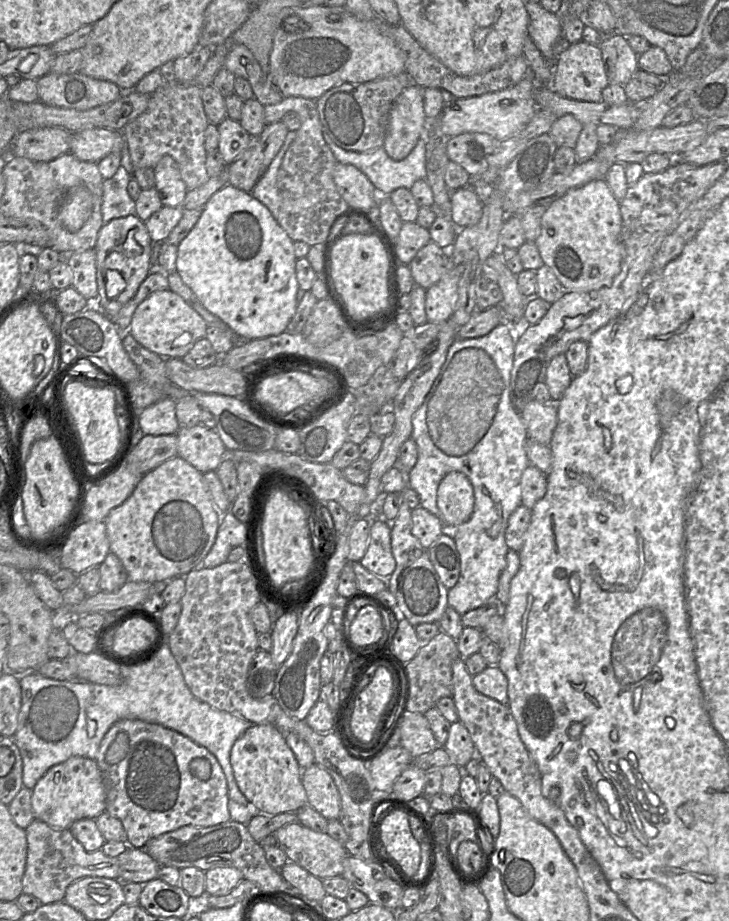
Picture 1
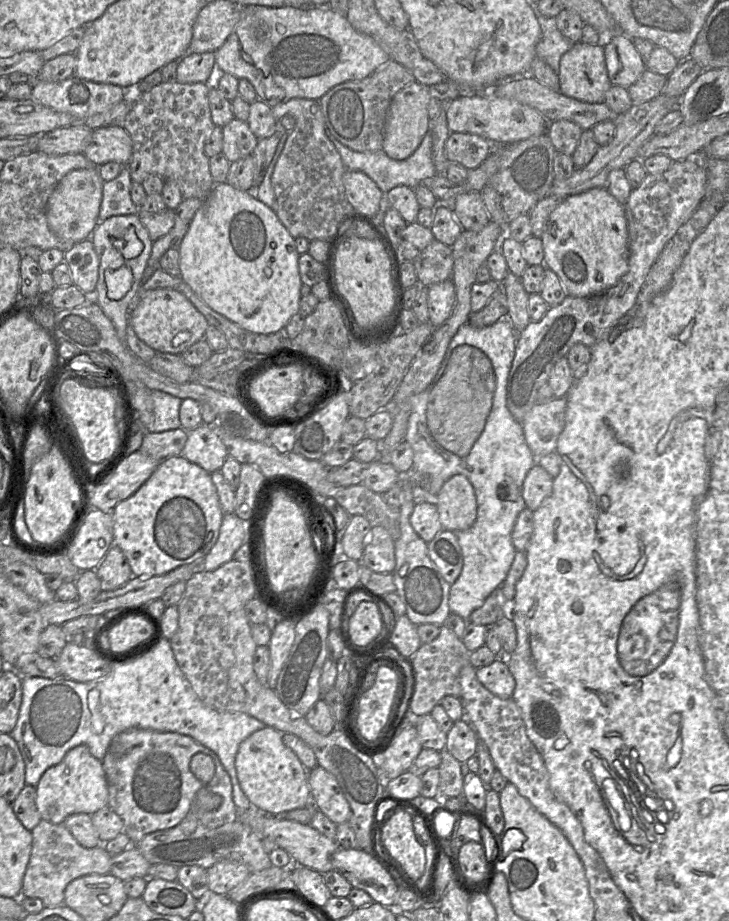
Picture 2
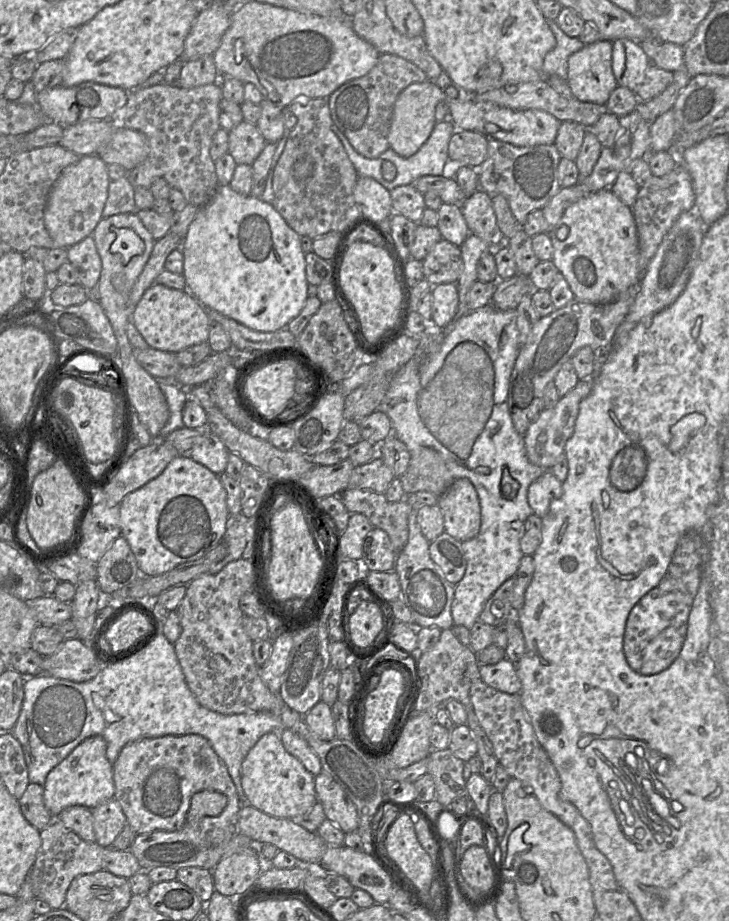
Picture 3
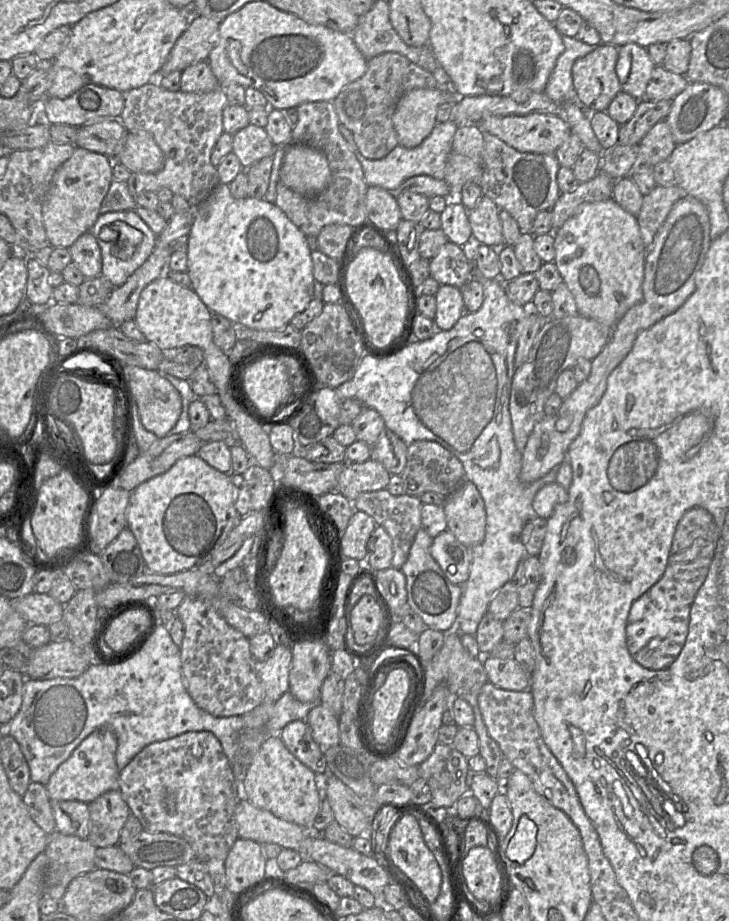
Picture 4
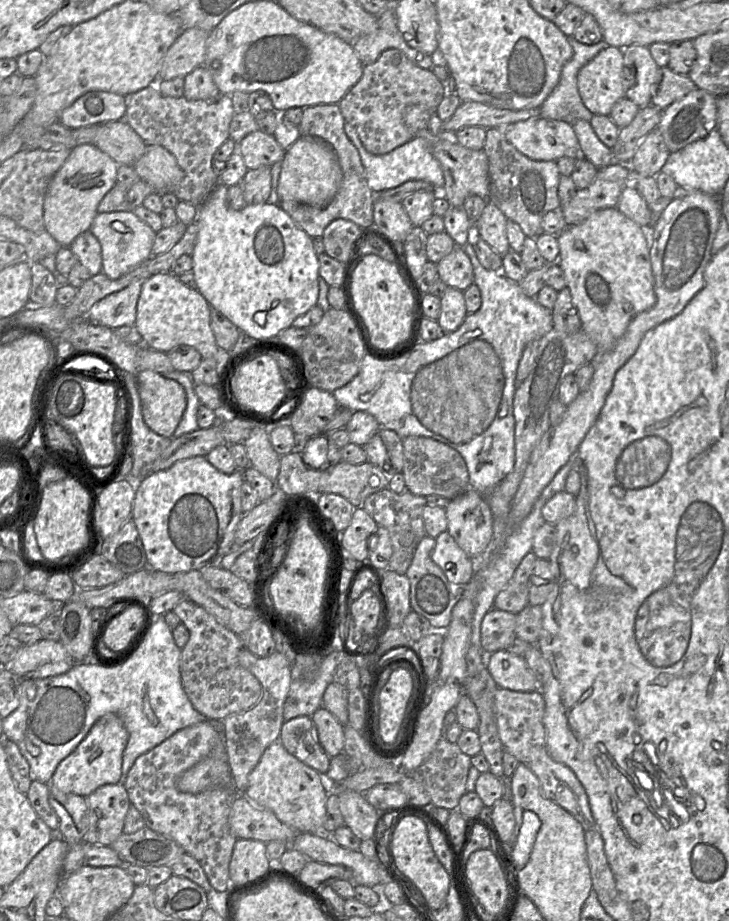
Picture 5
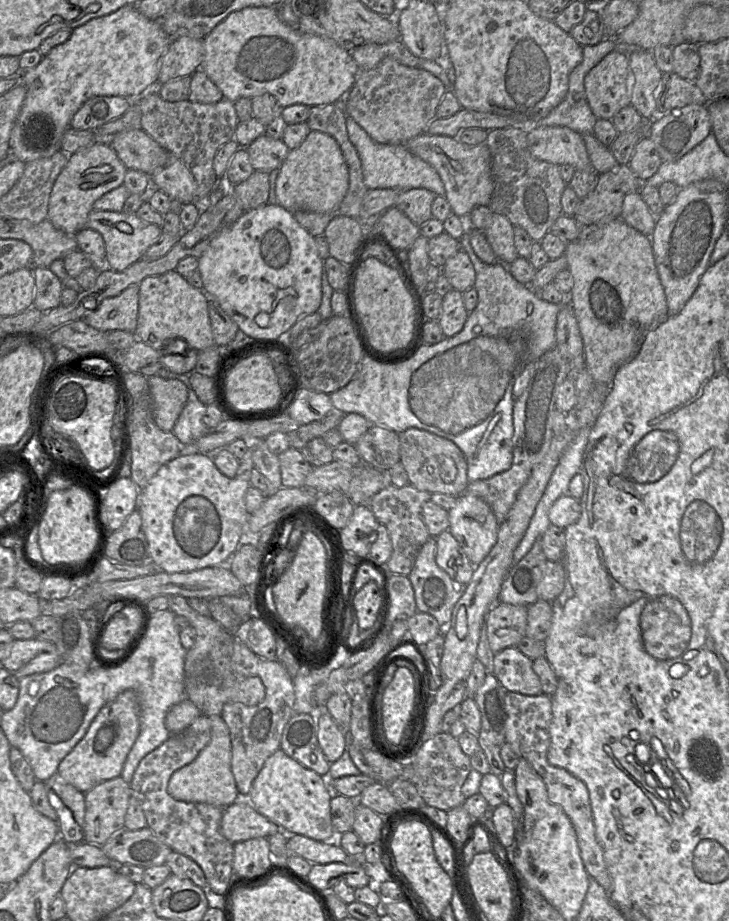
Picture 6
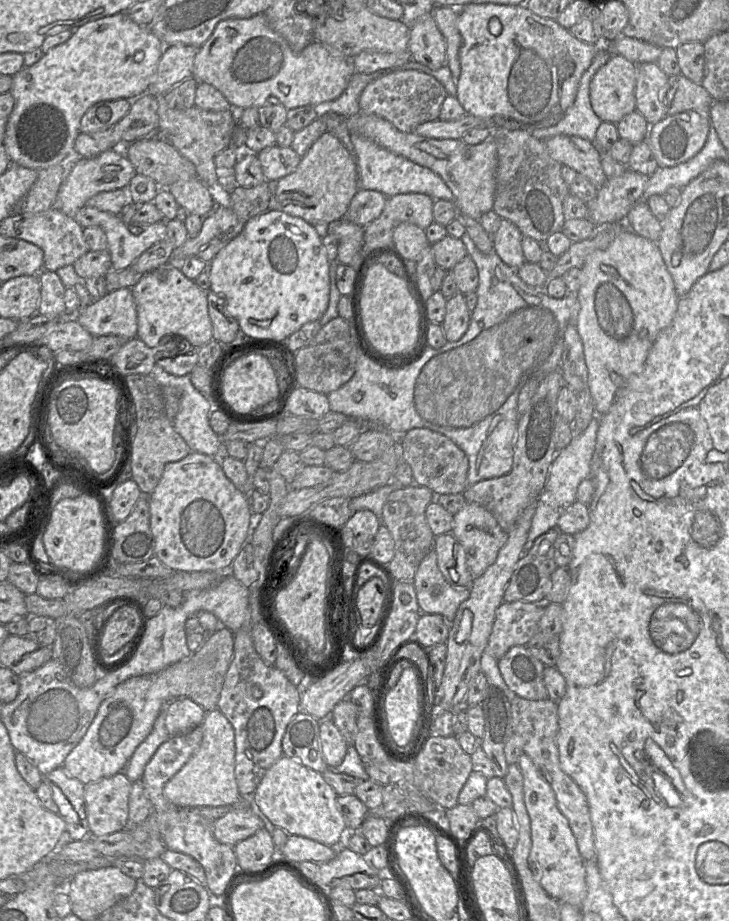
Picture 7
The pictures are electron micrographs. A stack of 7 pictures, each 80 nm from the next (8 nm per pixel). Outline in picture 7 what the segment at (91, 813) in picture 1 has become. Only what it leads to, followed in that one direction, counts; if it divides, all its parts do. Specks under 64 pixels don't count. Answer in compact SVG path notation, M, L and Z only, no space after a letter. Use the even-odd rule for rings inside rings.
M225 626L207 633L203 645L187 658L155 674L135 676L120 683L98 708L86 734L68 754L63 768L84 785L124 771L136 748L151 733L154 723L171 701L190 698L206 712L218 709L224 679L233 658L234 632Z

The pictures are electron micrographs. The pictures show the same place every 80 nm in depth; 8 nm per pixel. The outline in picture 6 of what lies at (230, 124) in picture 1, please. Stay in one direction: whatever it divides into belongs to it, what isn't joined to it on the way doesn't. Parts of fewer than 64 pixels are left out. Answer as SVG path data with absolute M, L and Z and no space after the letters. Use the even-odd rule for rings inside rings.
M267 134L255 139L246 150L254 171L268 174L274 169L280 169L290 151L283 140L274 139Z

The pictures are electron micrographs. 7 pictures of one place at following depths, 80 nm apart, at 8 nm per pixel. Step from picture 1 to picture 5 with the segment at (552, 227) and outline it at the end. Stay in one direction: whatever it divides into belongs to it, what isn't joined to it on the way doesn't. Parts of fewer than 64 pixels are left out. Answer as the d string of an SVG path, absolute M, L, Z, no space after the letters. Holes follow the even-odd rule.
M611 207L592 213L580 224L568 225L557 237L560 254L554 262L564 271L582 330L594 341L599 354L612 350L632 319L656 303L650 261L652 228L644 230L617 207Z

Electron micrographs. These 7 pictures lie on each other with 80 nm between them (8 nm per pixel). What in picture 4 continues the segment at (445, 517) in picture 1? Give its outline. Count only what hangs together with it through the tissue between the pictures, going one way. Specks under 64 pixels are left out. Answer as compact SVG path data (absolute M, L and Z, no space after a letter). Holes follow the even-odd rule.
M465 481L457 491L444 497L447 530L467 548L483 542L486 534L486 511L484 500L475 484Z

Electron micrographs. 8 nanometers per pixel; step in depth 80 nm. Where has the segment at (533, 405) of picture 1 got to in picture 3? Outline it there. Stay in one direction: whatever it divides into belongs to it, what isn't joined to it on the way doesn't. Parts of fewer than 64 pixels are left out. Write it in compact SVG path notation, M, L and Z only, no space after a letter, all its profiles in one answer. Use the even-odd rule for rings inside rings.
M594 377L579 380L578 384L561 397L556 406L545 408L539 417L529 426L524 435L529 461L544 469L550 470L565 455L565 445L573 435L581 401L592 391Z

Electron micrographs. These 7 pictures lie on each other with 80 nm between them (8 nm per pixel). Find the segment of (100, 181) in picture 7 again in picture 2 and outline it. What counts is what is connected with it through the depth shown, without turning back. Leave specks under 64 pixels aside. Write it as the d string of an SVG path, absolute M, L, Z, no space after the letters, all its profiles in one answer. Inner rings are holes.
M98 167L69 172L57 184L48 199L46 219L49 229L65 243L79 243L91 237L99 223L104 181Z

